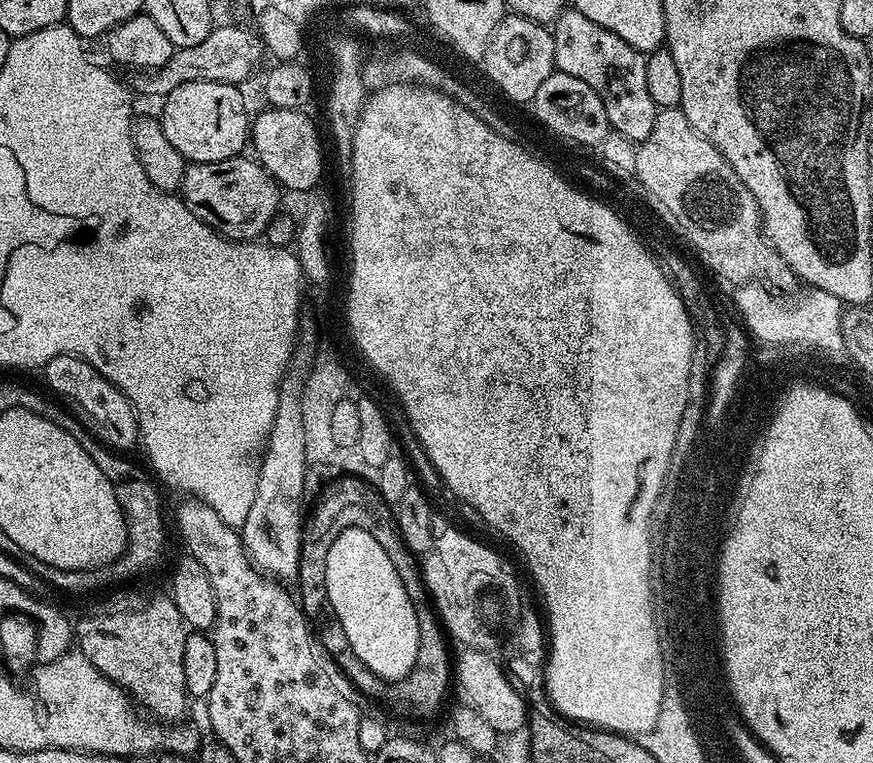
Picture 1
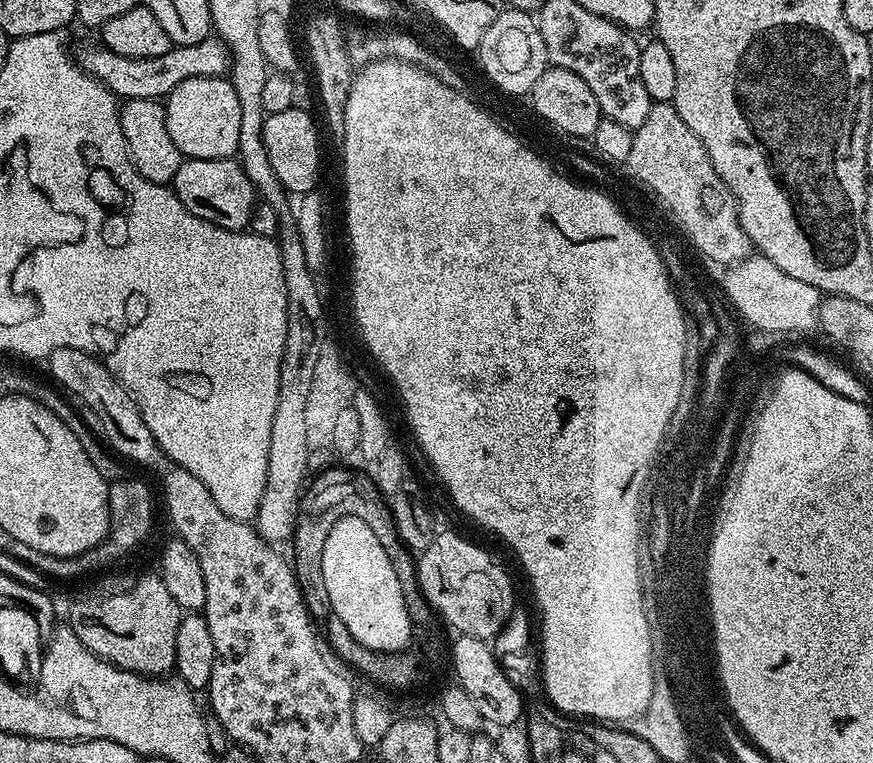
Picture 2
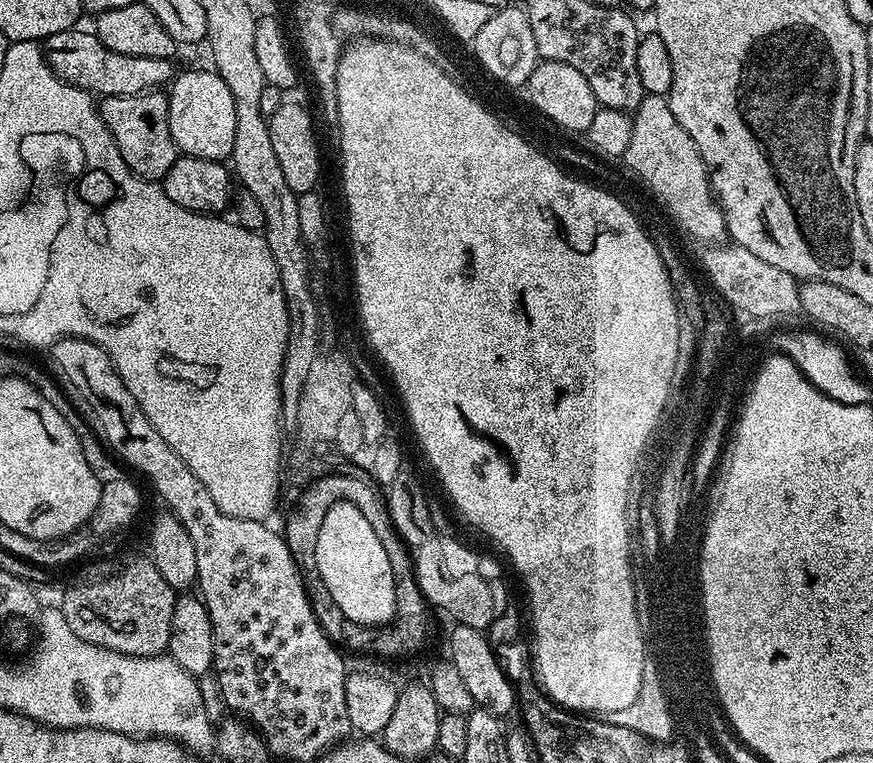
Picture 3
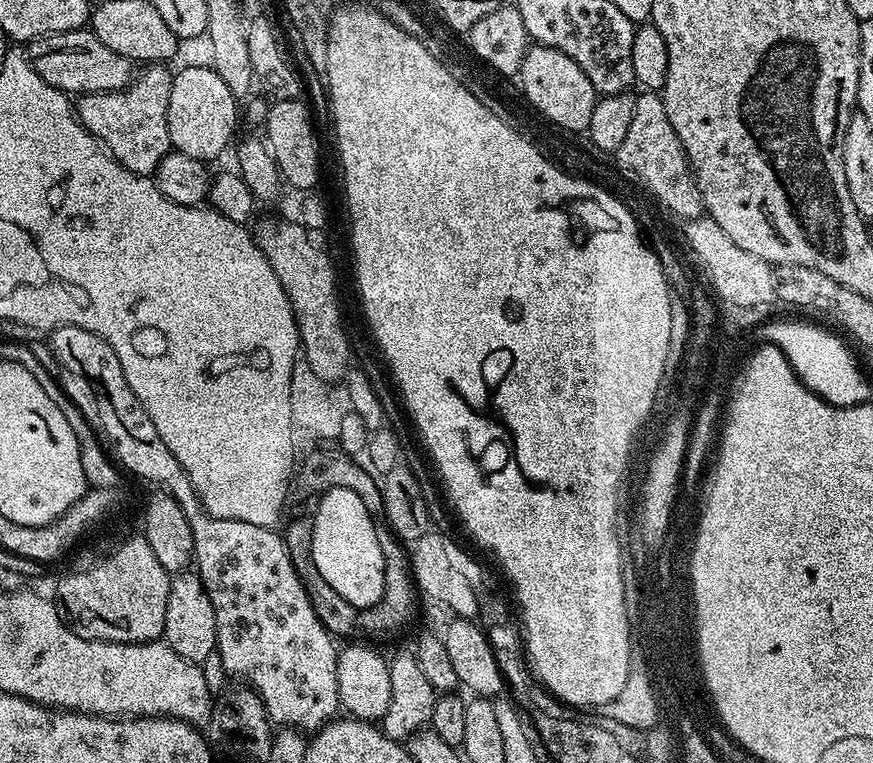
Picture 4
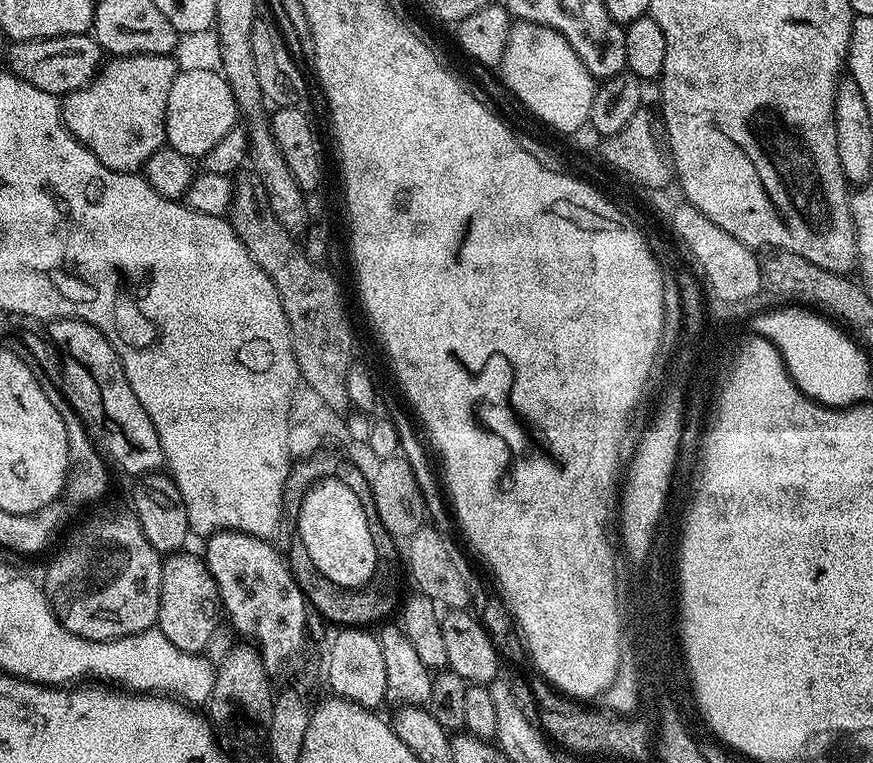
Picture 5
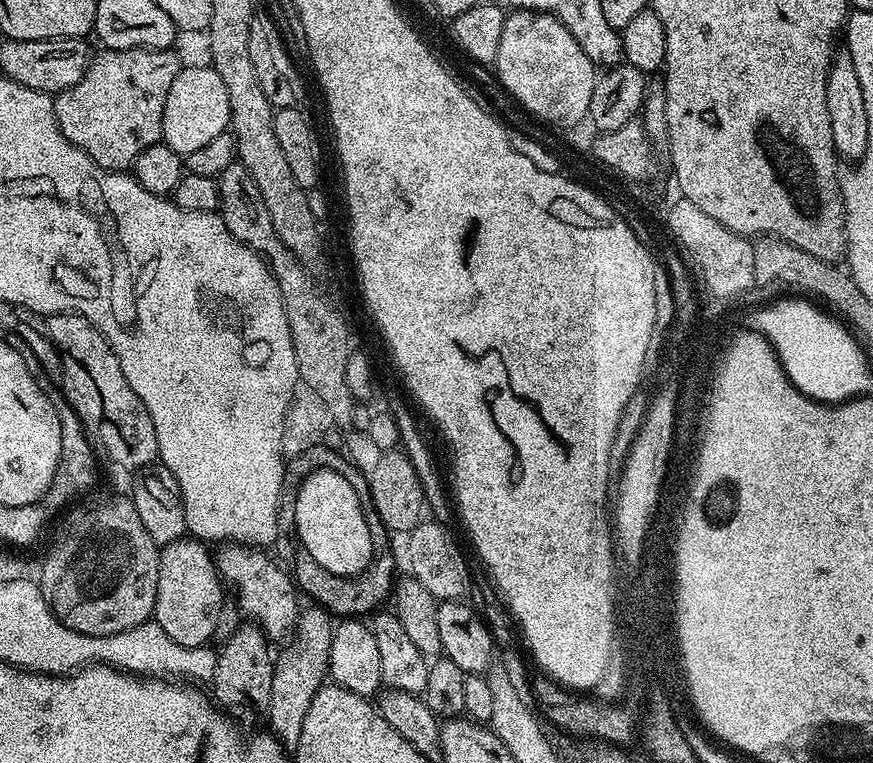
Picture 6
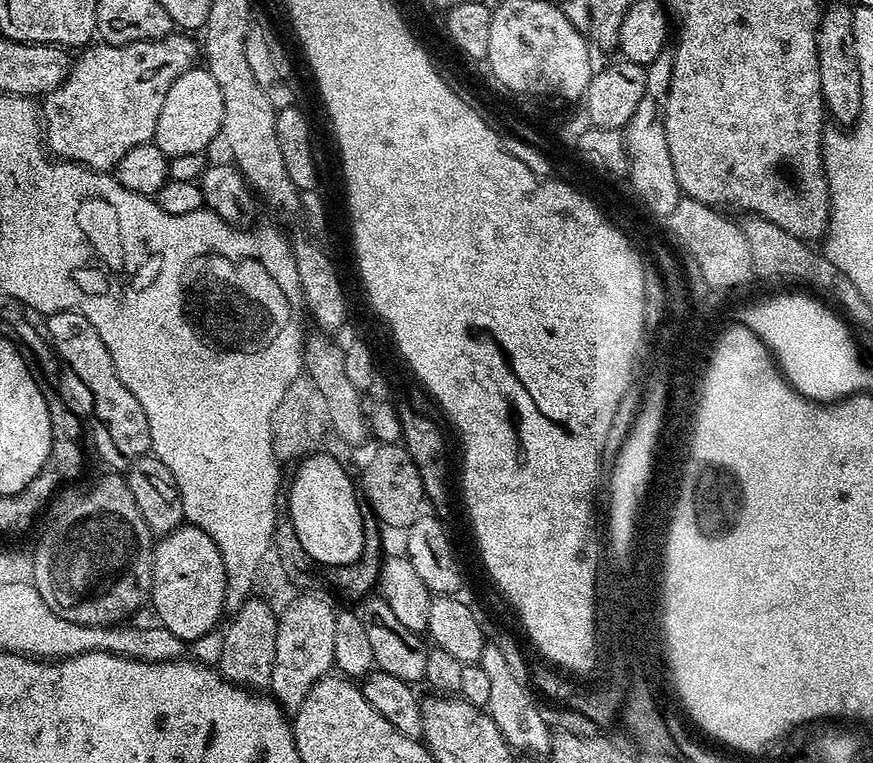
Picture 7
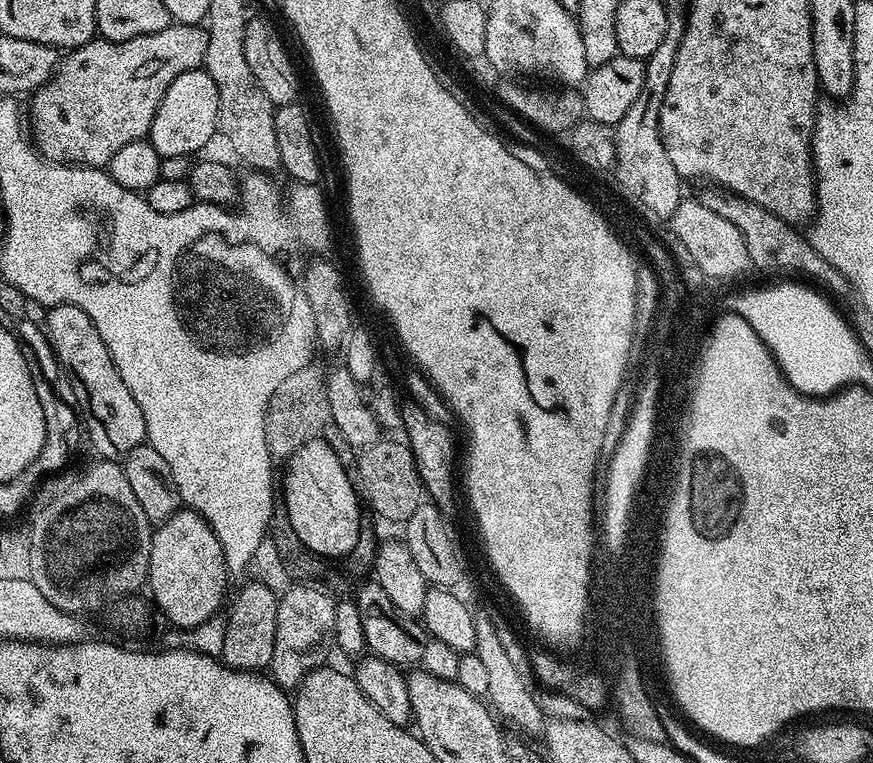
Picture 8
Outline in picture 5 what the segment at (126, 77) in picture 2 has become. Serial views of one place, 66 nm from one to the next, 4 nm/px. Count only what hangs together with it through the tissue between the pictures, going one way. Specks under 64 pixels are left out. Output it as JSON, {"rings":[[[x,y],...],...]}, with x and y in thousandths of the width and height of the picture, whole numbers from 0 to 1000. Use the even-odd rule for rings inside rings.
{"rings":[[[109,46],[56,47],[54,52],[25,52],[13,59],[14,89],[17,98],[53,118],[58,126],[72,128],[80,121],[100,115],[117,89],[117,64]]]}

